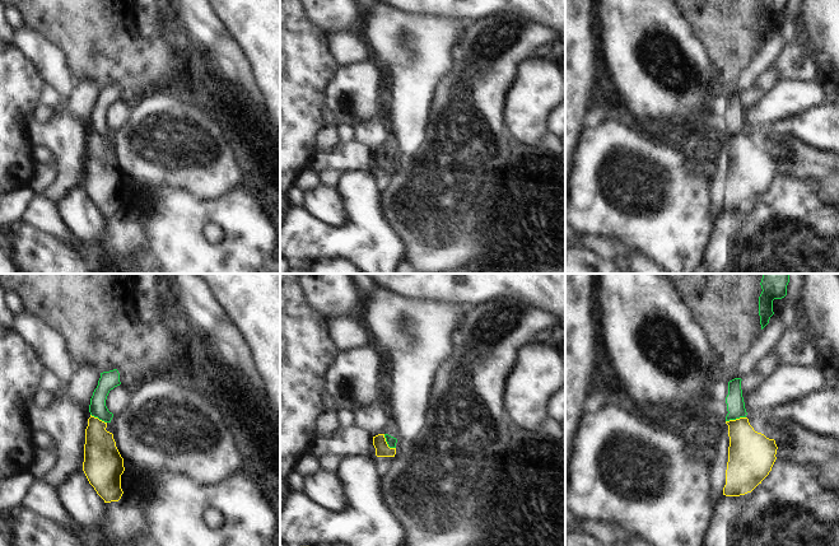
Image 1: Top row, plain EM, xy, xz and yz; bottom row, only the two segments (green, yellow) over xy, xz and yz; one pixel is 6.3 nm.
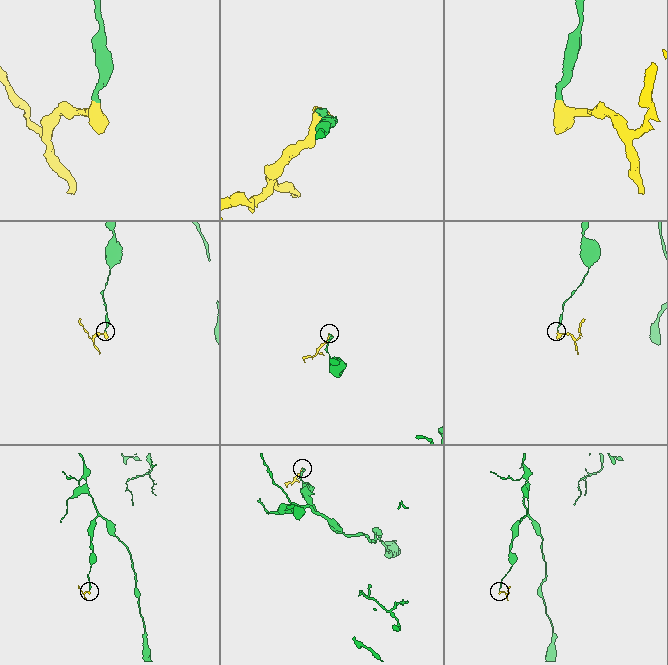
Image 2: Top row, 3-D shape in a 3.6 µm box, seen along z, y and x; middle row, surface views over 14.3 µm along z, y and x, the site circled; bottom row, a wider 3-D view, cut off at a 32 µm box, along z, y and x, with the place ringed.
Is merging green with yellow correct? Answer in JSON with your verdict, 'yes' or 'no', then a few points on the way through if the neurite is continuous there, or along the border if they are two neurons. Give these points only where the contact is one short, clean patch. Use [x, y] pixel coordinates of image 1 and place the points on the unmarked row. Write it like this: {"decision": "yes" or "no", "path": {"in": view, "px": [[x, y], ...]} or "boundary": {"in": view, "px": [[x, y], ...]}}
{"decision": "no", "boundary": {"in": "yz", "px": [[745, 131], [726, 136]]}}

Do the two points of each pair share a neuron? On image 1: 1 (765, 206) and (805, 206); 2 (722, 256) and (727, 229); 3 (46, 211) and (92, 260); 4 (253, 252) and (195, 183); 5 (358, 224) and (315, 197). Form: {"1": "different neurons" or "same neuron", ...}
{"1": "same neuron", "2": "same neuron", "3": "different neurons", "4": "different neurons", "5": "different neurons"}

